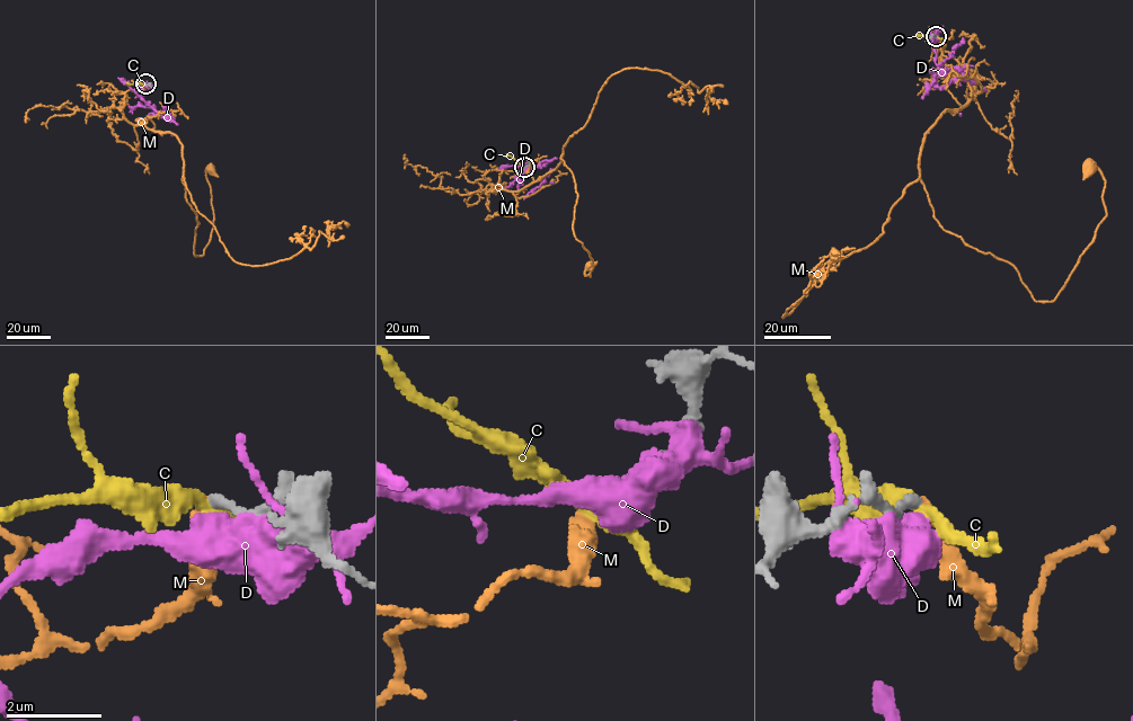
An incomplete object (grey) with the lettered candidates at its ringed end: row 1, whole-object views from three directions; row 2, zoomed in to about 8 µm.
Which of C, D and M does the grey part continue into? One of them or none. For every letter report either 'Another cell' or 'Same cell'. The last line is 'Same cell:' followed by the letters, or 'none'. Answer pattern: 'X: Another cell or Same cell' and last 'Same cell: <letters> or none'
C: Another cell
D: Another cell
M: Same cell
Same cell: M

